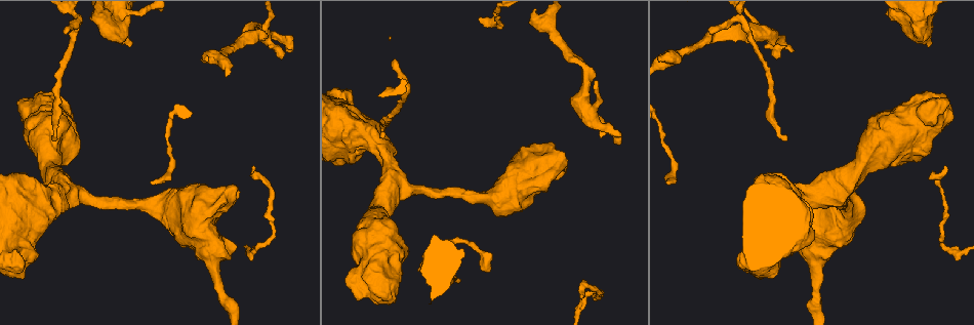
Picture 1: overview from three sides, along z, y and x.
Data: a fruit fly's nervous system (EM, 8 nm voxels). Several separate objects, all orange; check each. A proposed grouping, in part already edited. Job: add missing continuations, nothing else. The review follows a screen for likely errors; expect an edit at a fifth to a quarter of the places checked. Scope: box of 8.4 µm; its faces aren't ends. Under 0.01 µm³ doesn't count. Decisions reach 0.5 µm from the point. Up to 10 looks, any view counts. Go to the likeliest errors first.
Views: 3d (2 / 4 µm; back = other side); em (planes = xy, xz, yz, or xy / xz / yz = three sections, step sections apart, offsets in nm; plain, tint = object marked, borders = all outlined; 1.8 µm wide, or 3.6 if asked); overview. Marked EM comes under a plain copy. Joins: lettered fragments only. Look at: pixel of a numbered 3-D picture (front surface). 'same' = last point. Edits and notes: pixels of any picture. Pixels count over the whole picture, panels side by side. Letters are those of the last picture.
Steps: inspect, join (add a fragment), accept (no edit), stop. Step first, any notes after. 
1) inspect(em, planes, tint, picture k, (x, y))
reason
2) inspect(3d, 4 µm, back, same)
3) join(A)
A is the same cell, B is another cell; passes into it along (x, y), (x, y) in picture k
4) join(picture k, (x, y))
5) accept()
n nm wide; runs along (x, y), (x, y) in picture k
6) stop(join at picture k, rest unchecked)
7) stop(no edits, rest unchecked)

inspect(3d, 2 µm, picture 1, (131, 45))

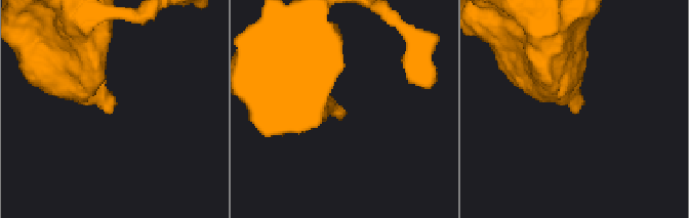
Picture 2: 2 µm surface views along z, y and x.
inspect(em, planes, borders, picture 2, (571, 110))

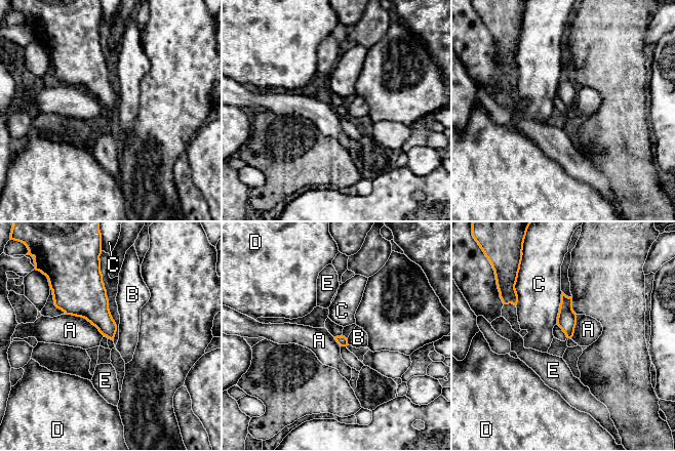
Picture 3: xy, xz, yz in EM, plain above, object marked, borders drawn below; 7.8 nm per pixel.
accept()
A, B, C, D and E are other cells; border along (65, 314), (85, 318), (103, 335) in picture 3; no lettered fragment goes on from it

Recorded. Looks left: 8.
inspect(em, planes, borders, picture 1, (609, 130))
calibre changes

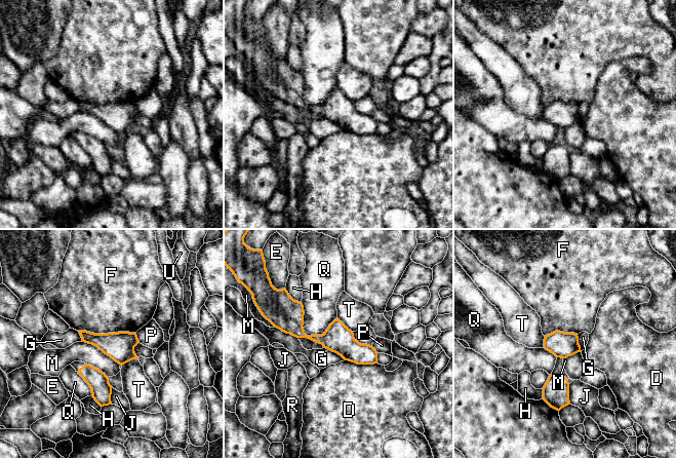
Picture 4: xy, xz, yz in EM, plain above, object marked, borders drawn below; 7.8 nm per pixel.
join(picture 4, (76, 365))
R is the same cell, D, E, F, G, H, J, M, P, Q, T and U are other cells; passes into it along (98, 382), (82, 367), (76, 365) in picture 4; it goes on there

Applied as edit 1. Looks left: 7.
inspect(3d, 2 µm, picture 1, (380, 137))
an open end

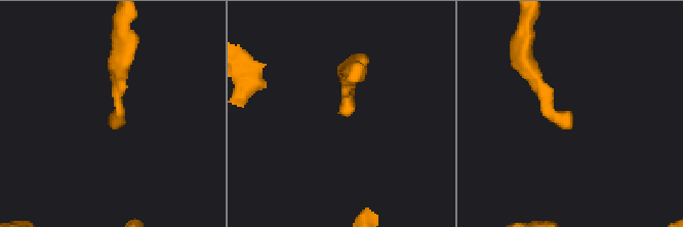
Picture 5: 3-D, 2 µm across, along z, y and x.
inspect(em, planes, borders, picture 5, (568, 111))

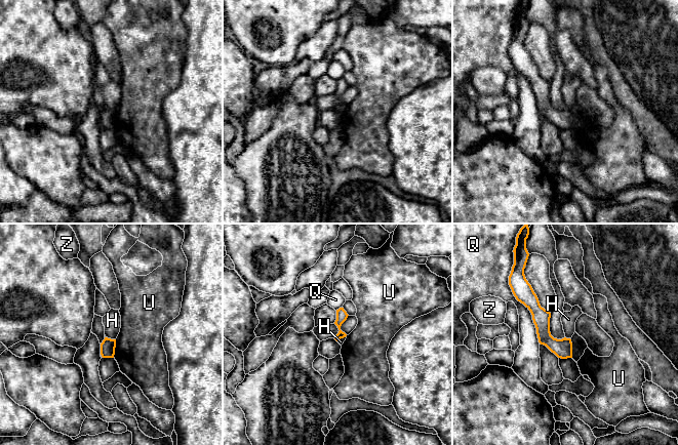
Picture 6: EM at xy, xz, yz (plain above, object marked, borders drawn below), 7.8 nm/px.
accept()
H, Q, U and Z are other cells; runs along (528, 291), (544, 334), (569, 355) in picture 6; none of them fits

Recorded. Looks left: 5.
inspect(em, planes, borders, picture 1, (479, 18))
branch stops here

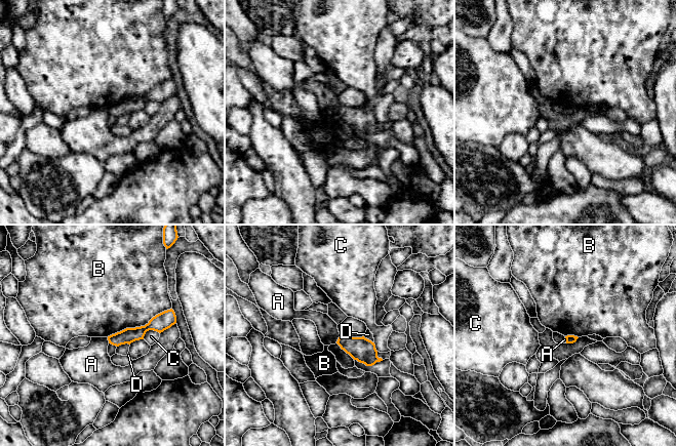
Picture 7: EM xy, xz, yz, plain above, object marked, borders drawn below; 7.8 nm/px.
accept()
A, B, C and D are other cells; border along (175, 322), (160, 333) in picture 7; no lettered fragment goes on from it

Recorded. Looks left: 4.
stop(join at picture 4, rest unchecked)

